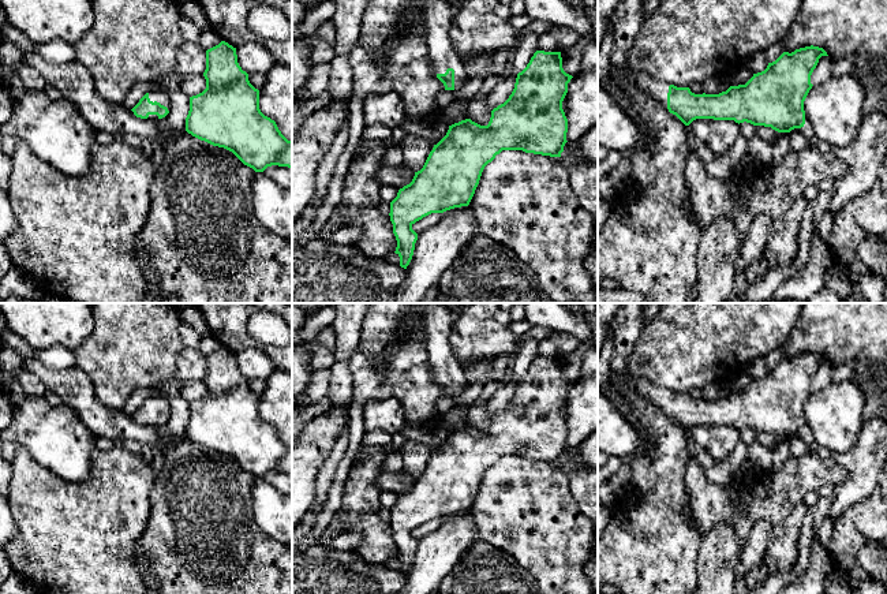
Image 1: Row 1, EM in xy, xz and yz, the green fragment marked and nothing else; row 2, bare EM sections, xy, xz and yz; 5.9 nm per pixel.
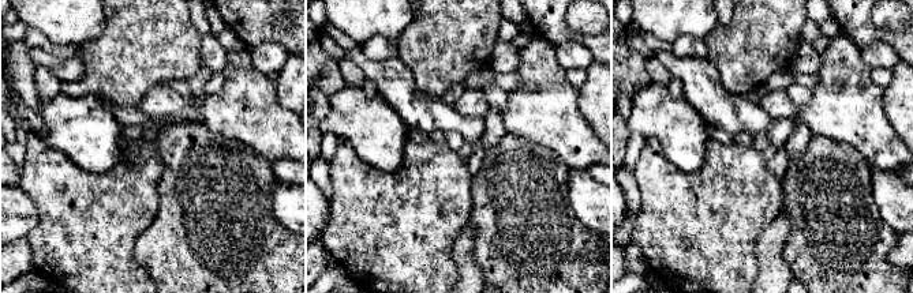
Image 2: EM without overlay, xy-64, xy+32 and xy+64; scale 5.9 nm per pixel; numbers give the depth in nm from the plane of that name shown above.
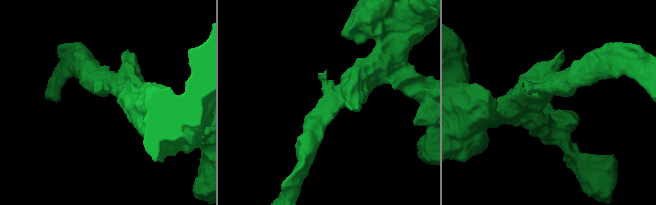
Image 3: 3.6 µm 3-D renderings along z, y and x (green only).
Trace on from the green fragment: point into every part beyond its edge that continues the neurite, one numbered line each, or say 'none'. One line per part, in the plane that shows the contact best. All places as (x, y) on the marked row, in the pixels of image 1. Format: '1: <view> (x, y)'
1: xz (438, 15)

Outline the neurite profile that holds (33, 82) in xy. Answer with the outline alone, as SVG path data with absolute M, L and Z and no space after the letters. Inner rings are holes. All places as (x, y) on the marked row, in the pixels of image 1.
M20 64L20 67L16 71L25 91L29 93L40 93L45 91L46 81L44 76L31 66L29 64Z

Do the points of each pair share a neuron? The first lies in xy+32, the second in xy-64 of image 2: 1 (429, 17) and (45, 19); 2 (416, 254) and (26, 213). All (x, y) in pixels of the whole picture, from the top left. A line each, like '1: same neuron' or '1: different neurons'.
1: different neurons
2: different neurons

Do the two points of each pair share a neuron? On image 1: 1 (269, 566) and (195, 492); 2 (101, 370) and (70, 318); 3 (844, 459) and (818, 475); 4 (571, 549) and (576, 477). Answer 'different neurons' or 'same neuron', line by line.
1: same neuron
2: different neurons
3: different neurons
4: different neurons

